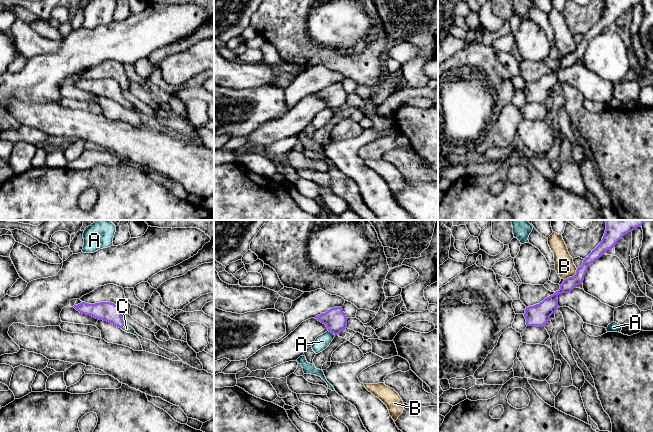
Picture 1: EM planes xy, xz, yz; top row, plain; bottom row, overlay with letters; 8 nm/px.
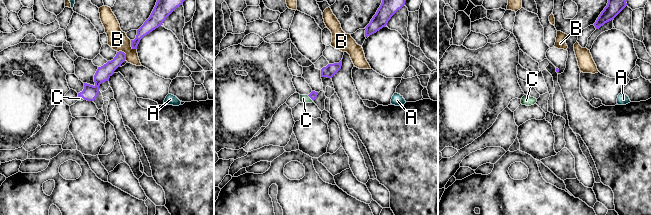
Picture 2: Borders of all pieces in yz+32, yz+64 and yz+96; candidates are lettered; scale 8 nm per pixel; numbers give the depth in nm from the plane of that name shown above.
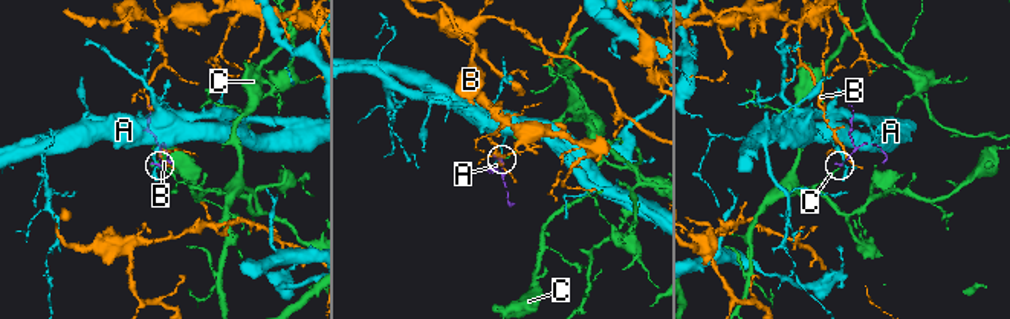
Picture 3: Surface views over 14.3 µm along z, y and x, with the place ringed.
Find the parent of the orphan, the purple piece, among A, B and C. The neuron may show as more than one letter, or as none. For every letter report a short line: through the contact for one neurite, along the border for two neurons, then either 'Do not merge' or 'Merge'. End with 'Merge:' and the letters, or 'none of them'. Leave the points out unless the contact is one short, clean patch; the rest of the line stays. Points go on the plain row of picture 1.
A: Line: xz (328, 106), (334, 111). Do not merge
B: Line: yz (577, 44), (572, 52), (564, 56). Do not merge
C: Line: xy (106, 87), (123, 101), (126, 104). Merge
Merge: C

